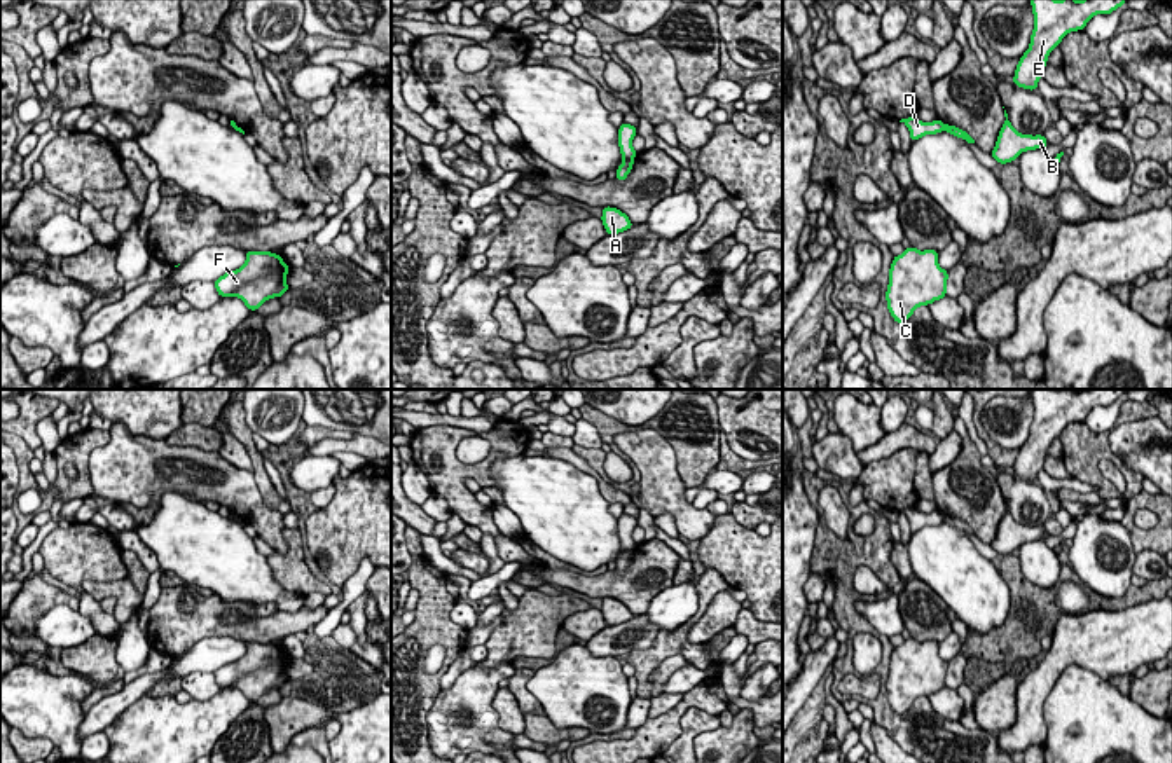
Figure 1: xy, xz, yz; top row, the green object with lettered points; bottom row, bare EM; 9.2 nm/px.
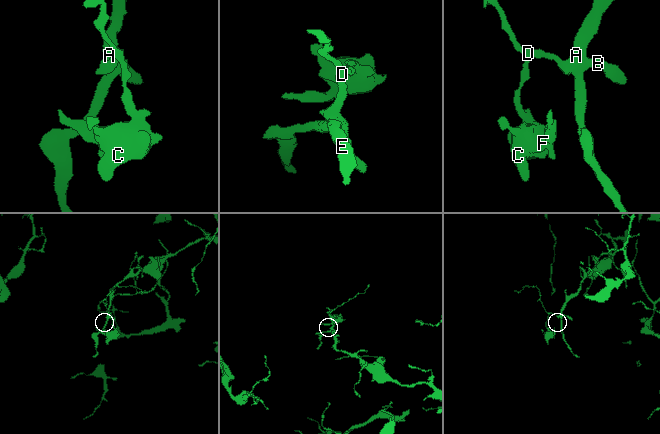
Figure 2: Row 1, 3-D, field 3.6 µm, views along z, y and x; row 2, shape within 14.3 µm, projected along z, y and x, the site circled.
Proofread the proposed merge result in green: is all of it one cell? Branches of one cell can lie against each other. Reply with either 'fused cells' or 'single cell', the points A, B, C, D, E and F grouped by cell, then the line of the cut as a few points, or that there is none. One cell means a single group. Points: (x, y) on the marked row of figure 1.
fused cells; A B E / C D F; cut in xz along (631, 158), (624, 161)

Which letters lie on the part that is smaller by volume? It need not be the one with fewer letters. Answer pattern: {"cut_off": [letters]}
{"cut_off": ["C", "D", "F"]}

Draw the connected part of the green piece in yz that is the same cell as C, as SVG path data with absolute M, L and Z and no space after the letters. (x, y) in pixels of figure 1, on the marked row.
M908 246L896 255L889 269L886 292L889 314L905 323L919 306L947 297L948 271L938 264L938 250L919 251Z

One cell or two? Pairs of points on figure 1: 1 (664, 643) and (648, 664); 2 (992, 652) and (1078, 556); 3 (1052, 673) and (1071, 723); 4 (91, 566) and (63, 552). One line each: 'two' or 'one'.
1: one
2: two
3: two
4: one

